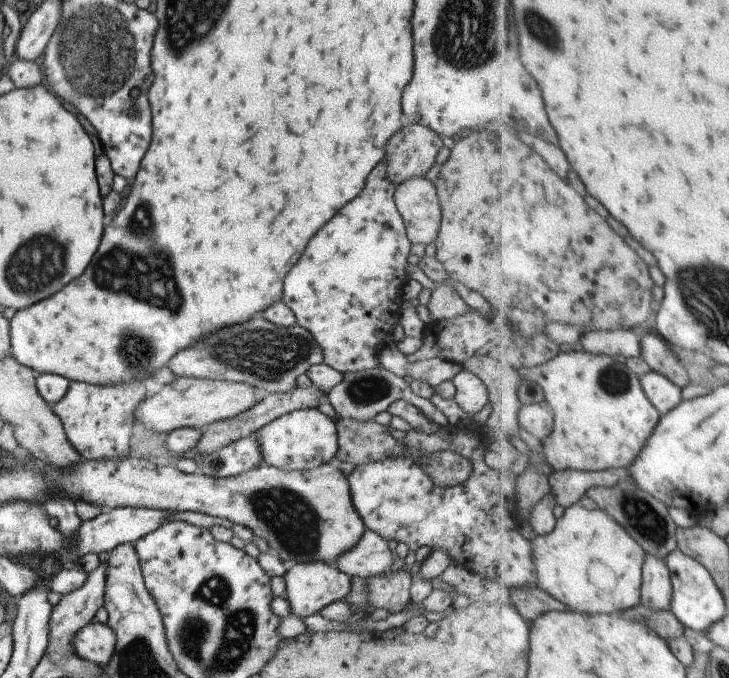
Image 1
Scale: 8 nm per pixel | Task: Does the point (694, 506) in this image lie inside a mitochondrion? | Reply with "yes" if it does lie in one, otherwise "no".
no

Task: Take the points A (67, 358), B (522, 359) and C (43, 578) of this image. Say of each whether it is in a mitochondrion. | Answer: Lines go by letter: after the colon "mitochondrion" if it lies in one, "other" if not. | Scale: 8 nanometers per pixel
A: other
B: other
C: other

